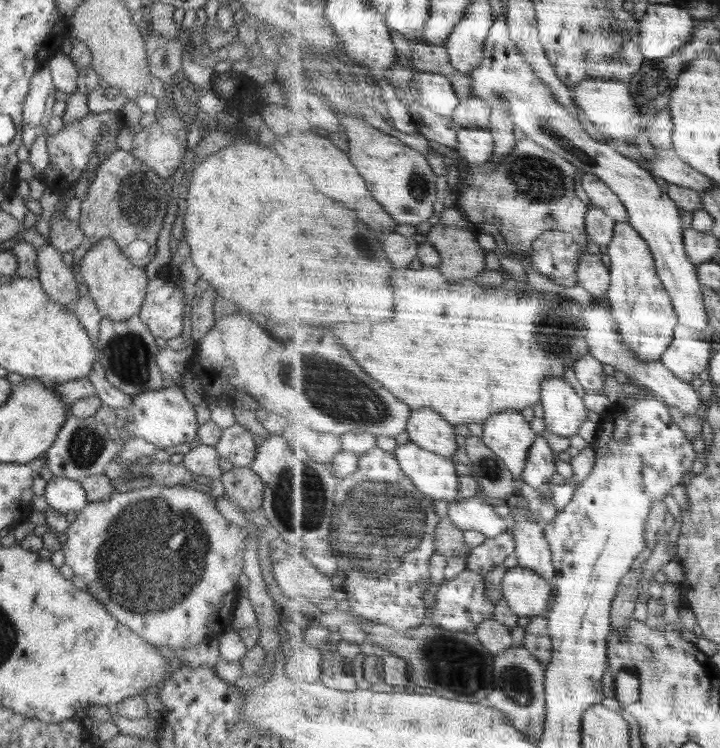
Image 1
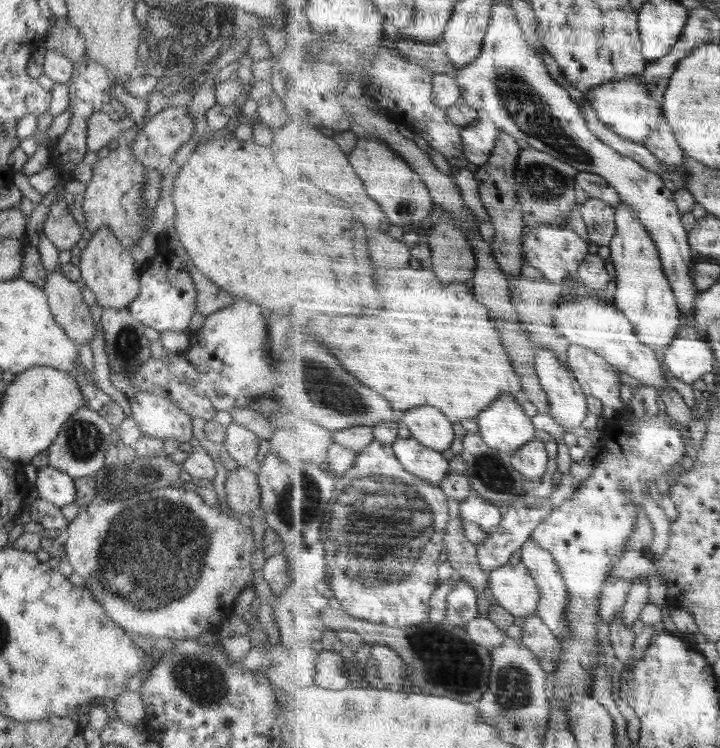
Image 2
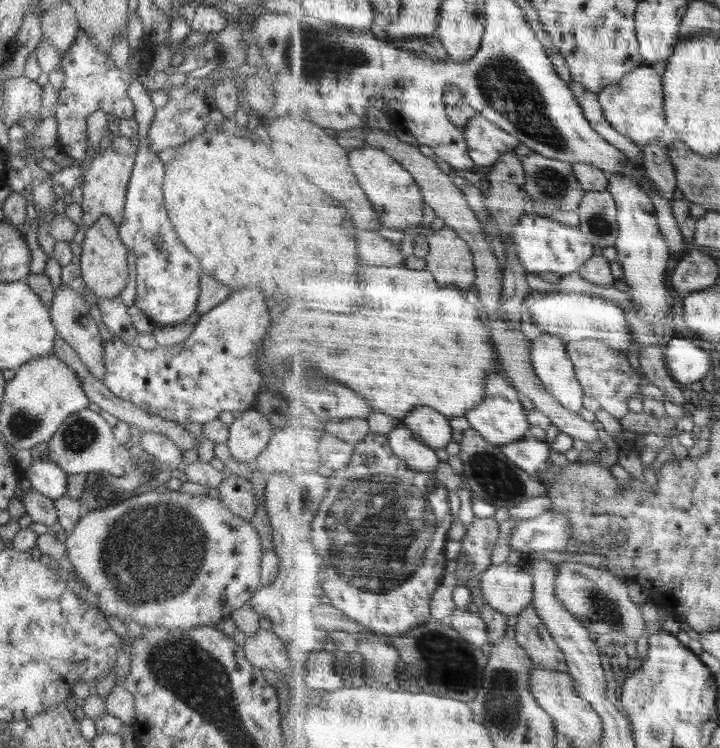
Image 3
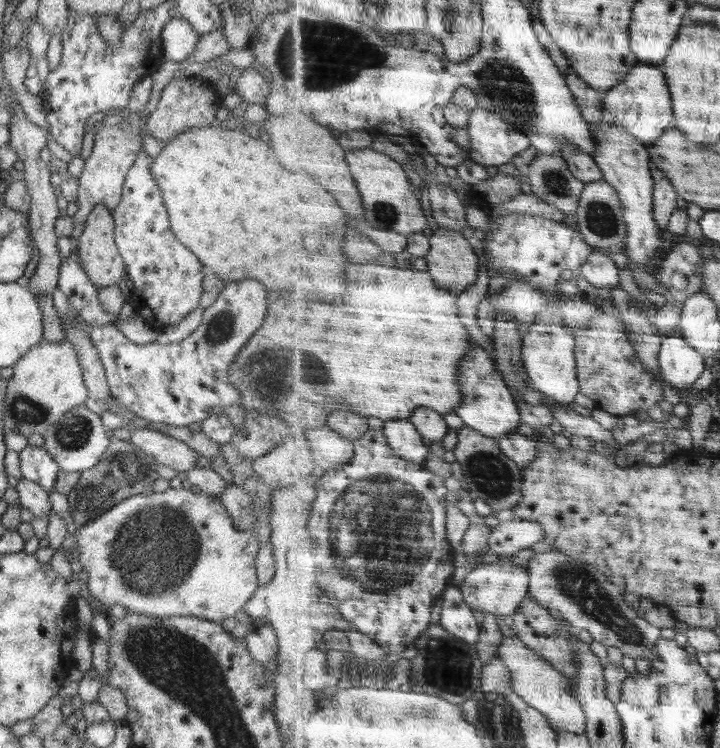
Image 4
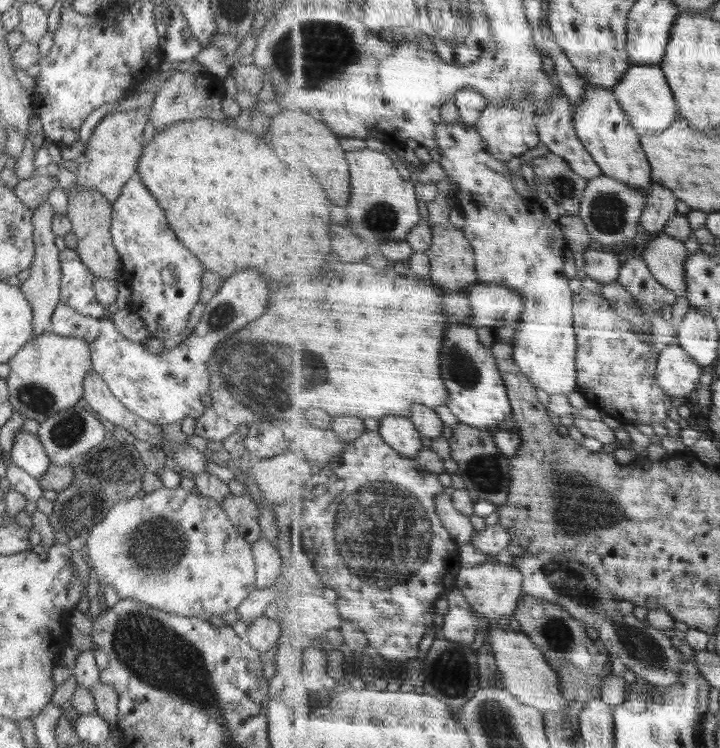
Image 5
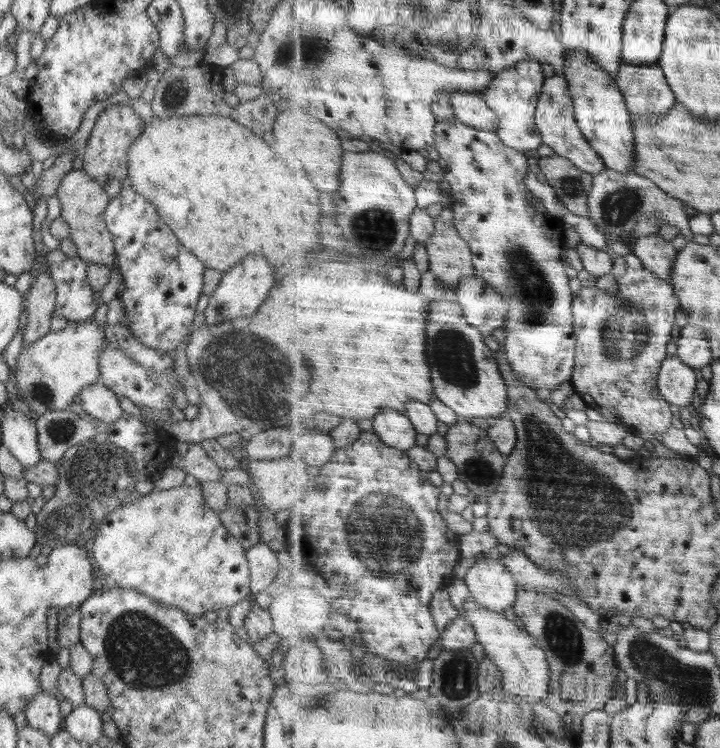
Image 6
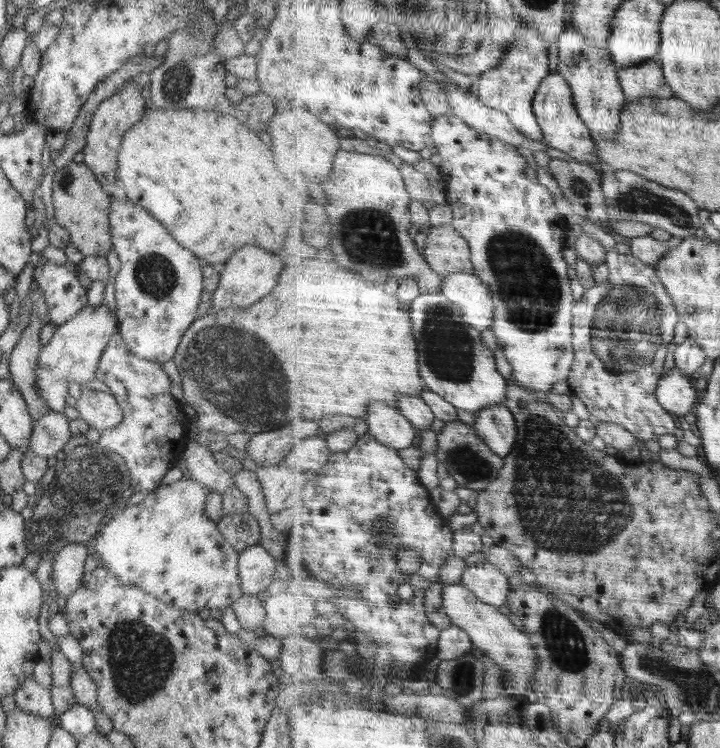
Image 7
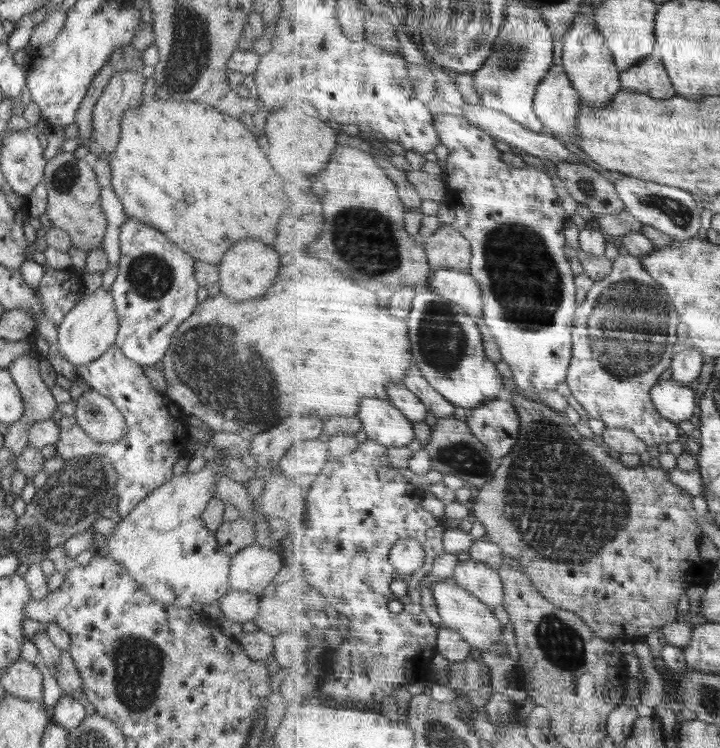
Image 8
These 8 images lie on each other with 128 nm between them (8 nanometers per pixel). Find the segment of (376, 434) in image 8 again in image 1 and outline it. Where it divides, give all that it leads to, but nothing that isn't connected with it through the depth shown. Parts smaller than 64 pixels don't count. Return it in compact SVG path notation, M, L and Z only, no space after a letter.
M410 441L395 450L404 472L434 504L445 501L450 506L460 503L460 474L456 463L430 449Z

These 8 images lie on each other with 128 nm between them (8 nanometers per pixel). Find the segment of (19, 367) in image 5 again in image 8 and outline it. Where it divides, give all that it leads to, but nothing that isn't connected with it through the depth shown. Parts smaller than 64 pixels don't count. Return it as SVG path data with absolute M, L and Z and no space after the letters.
M100 287L96 292L84 294L57 326L60 356L76 367L89 366L115 344L118 329L118 314L111 291Z

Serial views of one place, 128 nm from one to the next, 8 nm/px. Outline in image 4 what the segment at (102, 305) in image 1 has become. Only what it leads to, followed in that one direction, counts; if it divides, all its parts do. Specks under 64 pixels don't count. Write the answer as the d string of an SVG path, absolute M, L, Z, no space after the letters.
M96 204L94 210L86 216L86 226L78 239L79 256L92 284L97 288L106 288L106 286L118 285L120 280L126 276L126 267L122 256L118 252L118 247L114 242L115 222L111 212L104 204Z

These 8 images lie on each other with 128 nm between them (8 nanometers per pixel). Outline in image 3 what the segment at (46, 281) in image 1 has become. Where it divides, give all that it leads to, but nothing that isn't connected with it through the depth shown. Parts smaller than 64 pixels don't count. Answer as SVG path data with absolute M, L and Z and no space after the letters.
M60 284L60 287L54 288L54 298L50 303L50 318L52 324L60 336L78 353L78 357L83 364L98 379L105 376L105 366L102 357L102 340L98 332L98 325L90 315L90 308L86 305L86 301L80 297L80 293L76 293L72 287Z

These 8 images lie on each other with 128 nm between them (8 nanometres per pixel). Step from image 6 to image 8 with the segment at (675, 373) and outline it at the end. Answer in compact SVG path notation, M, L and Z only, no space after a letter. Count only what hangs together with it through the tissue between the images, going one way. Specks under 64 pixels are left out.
M678 380L661 381L653 391L653 400L662 416L680 423L694 416L698 395L688 384Z

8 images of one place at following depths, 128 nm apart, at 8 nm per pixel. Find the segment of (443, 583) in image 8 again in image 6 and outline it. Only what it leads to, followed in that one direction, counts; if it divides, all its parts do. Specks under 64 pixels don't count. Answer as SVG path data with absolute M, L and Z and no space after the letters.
M464 578L457 579L450 588L452 602L460 609L462 617L472 621L474 628L477 629L478 642L486 649L487 657L490 657L503 670L505 690L533 704L546 701L550 696L553 669L549 663L549 656L537 637L517 626L514 620L508 620L504 613L494 612L478 604L478 600L474 598Z

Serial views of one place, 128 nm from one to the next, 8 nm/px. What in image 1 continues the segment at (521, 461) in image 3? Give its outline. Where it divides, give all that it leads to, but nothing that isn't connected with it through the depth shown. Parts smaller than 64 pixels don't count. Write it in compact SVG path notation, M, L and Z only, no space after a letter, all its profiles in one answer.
M542 435L538 436L537 443L530 450L530 458L526 464L522 482L540 490L543 494L541 503L549 501L553 503L552 476L556 476L558 472L556 462L558 462L556 450L550 444L549 439Z

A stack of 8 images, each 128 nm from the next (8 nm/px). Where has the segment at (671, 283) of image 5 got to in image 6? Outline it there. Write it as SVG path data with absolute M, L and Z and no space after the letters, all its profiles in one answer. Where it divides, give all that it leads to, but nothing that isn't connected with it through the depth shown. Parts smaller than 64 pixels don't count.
M658 234L638 239L632 246L632 252L641 257L646 268L670 281L681 250L678 250L671 240Z

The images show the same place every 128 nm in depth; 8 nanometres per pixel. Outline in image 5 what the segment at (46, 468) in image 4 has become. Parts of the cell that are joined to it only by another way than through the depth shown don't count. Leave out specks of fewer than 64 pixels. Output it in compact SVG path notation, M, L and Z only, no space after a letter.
M23 428L17 435L14 448L8 455L11 462L14 462L18 468L22 468L37 479L46 474L46 470L51 464L38 436L28 434Z

